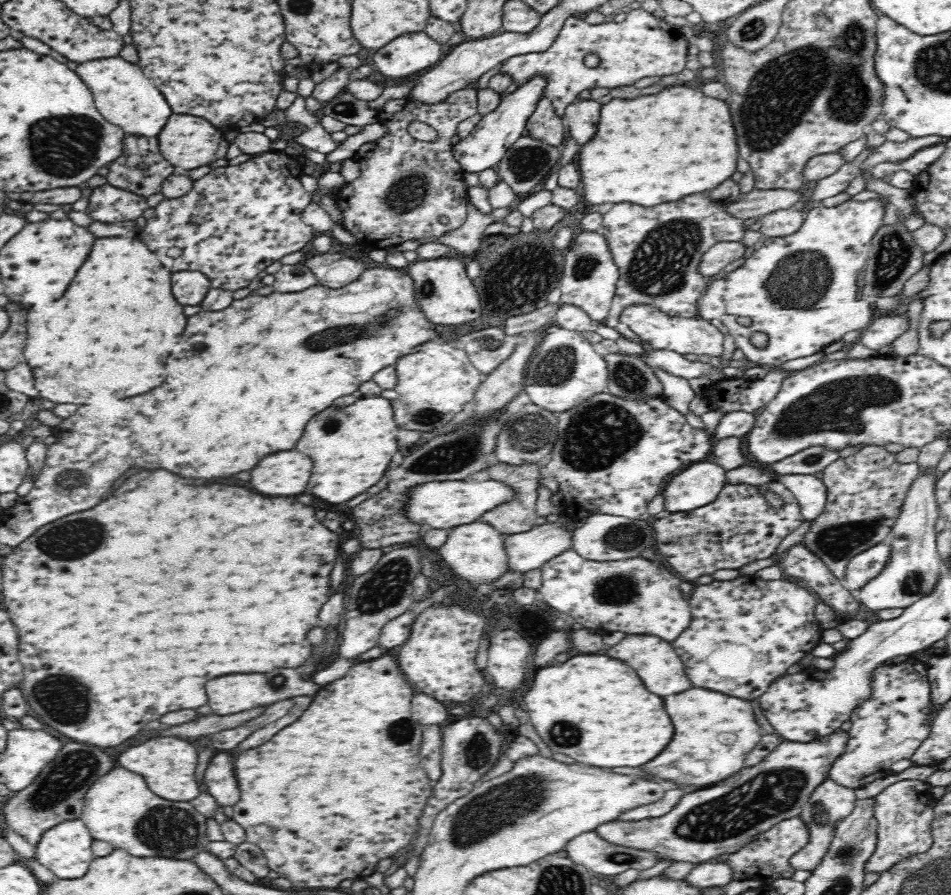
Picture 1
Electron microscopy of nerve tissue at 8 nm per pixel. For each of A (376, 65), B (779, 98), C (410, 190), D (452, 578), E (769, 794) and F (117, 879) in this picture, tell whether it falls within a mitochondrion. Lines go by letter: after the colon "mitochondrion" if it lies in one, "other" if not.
A: other
B: mitochondrion
C: mitochondrion
D: other
E: mitochondrion
F: other

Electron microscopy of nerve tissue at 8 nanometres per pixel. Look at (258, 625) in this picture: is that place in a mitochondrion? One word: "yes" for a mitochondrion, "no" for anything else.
no

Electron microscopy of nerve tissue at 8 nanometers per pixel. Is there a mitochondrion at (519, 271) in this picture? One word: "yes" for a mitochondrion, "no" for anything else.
yes

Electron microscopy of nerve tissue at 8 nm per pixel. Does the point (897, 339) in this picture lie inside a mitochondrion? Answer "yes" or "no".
no

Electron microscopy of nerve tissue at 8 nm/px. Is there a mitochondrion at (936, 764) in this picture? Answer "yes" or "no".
no

